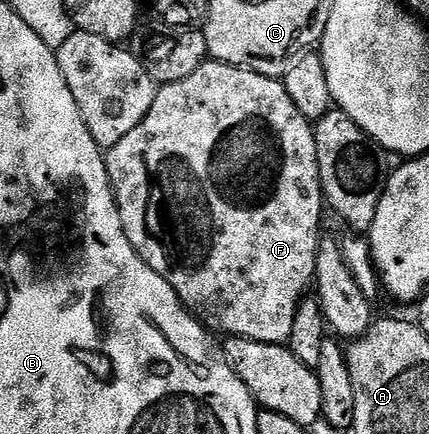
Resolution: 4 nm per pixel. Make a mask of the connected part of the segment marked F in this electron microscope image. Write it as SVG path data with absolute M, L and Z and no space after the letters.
M206 60L198 70L191 72L191 76L187 76L187 80L164 83L157 91L155 104L151 104L151 112L147 112L147 116L143 116L143 120L135 124L135 128L131 128L131 132L127 132L127 136L123 136L119 144L112 146L104 159L127 240L131 240L141 259L155 268L155 272L159 272L159 276L163 276L163 280L167 280L171 288L175 288L179 300L189 313L206 330L218 335L221 333L221 336L259 340L267 344L288 343L291 328L295 325L295 312L301 307L301 299L306 297L308 290L305 289L308 286L310 289L313 282L317 244L323 234L323 195L313 126L303 116L303 112L299 112L299 108L291 104L291 96L287 96L284 81L226 62Z

